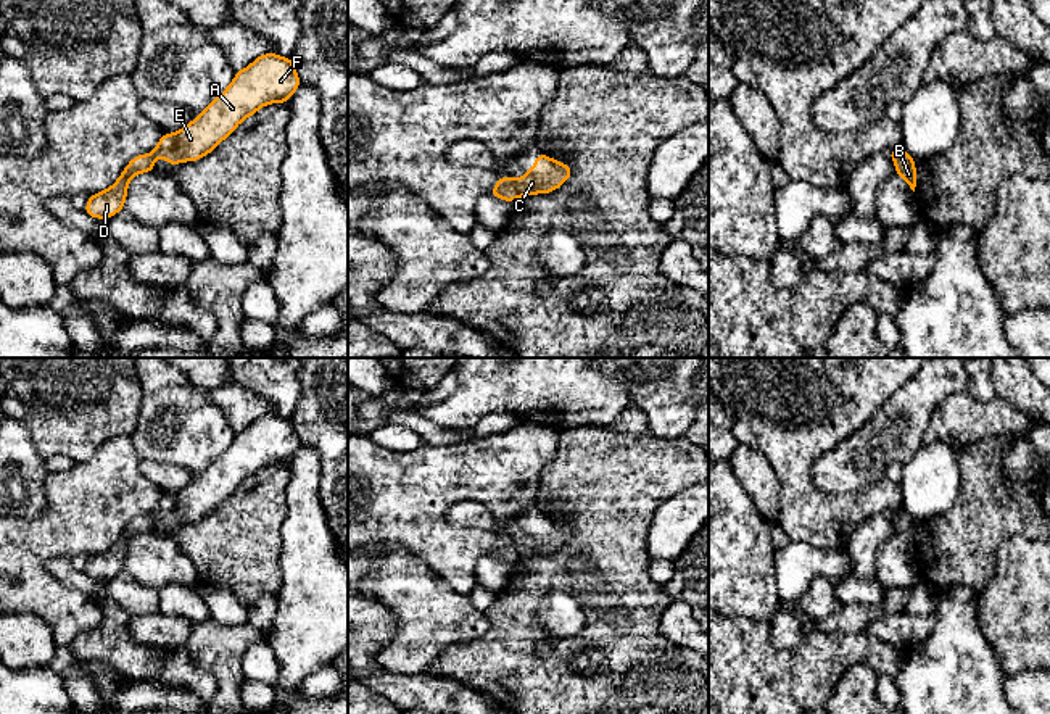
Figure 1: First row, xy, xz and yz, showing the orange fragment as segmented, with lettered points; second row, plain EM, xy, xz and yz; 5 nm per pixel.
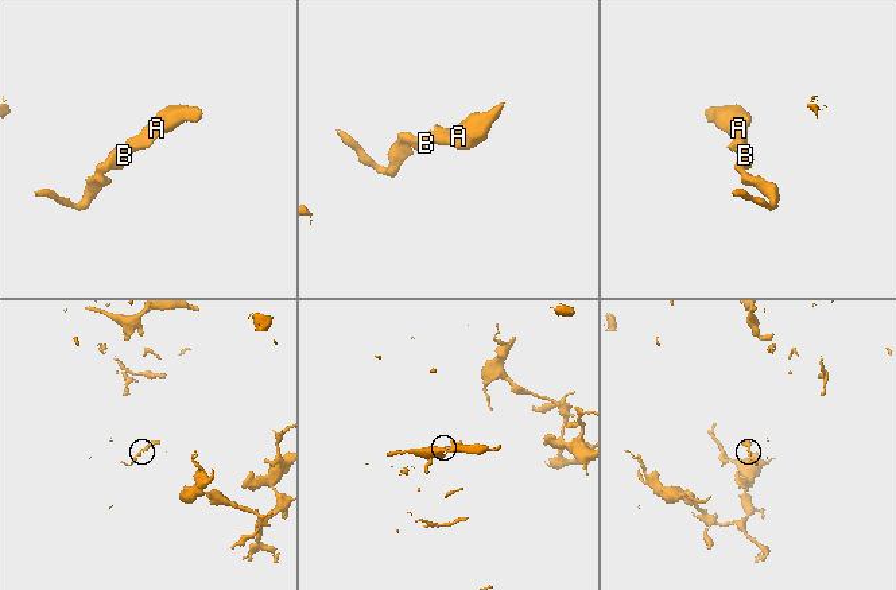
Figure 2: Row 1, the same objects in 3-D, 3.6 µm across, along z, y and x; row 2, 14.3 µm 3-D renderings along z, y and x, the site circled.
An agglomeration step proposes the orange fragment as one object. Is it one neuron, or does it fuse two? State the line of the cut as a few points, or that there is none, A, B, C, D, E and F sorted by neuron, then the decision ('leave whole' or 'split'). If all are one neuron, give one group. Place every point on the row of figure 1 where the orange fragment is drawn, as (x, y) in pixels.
xz (512, 179), (519, 195) | A C E F / B D | split

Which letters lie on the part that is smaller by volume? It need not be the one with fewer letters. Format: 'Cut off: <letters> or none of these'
Cut off: B, D

